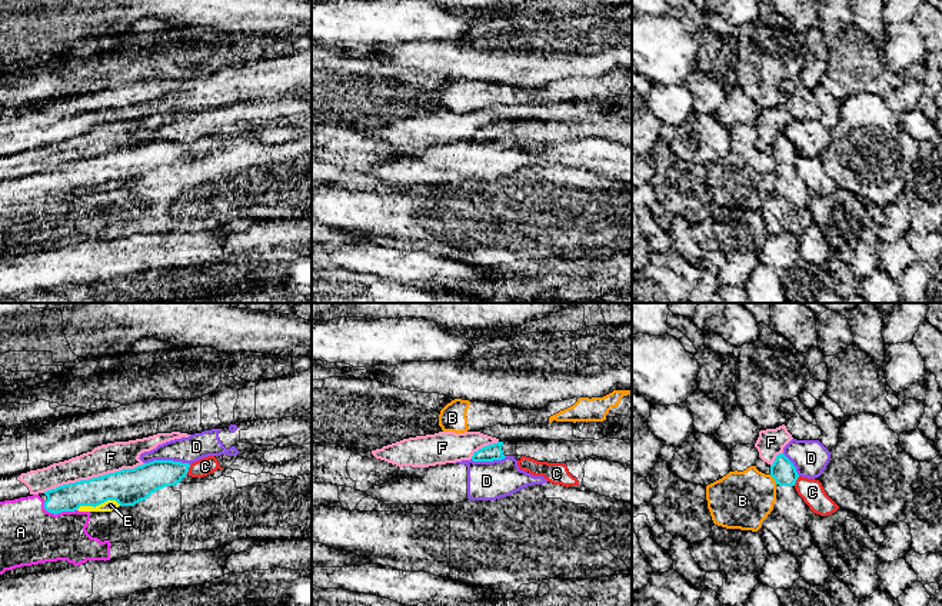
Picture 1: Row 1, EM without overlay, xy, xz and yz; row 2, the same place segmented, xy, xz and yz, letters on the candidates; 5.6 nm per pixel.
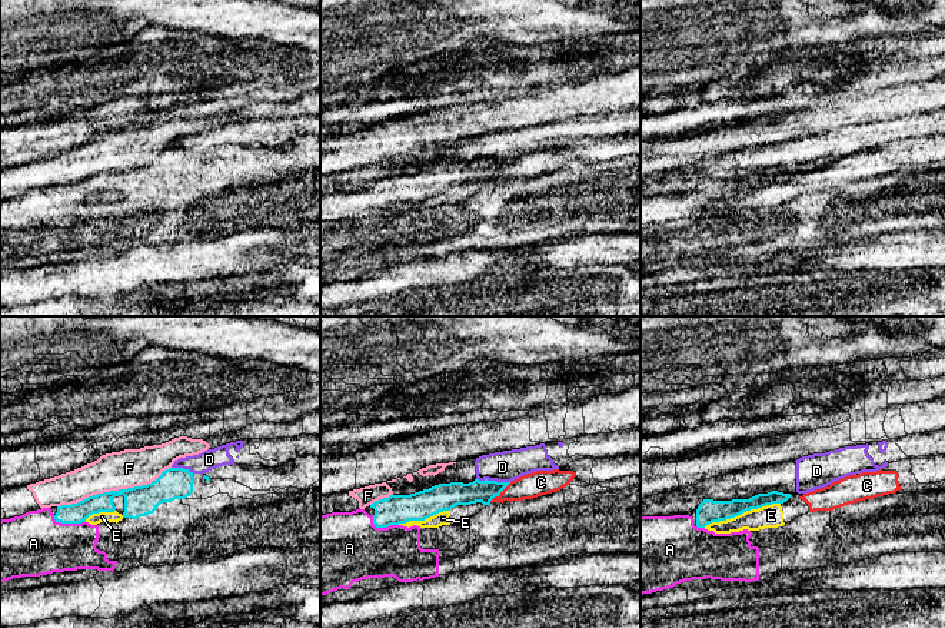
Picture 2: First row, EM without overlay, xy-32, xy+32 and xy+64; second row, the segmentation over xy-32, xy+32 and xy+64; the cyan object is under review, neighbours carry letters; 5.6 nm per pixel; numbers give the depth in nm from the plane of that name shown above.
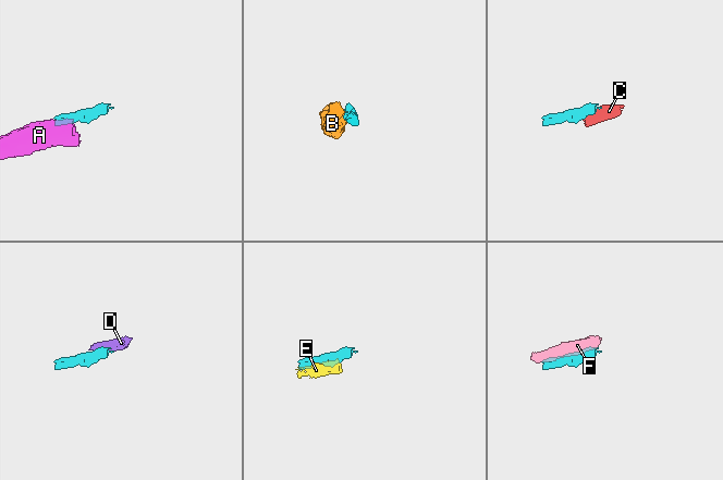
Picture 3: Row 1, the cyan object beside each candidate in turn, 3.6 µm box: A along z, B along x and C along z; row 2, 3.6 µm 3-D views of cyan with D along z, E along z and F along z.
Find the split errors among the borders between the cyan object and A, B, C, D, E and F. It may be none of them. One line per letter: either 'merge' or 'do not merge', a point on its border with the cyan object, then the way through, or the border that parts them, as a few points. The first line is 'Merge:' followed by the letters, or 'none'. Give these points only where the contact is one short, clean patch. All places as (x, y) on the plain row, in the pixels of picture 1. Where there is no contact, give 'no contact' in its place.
Merge: A
A: merge; contact xy (57, 192)
B: do not merge; contact yz (774, 157); border yz (769, 155), (776, 163)
C: do not merge; contact xy (187, 150); border xy (190, 145), (185, 155)
D: do not merge; contact xy (167, 140); border xy (145, 142), (180, 140), (189, 145)
E: do not merge; contact xy (97, 185); border xy (120, 185), (105, 180), (76, 189)
F: do not merge; contact xy (93, 157)

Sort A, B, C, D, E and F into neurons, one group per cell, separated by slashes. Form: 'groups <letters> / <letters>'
groups A / B / C E / D / F

